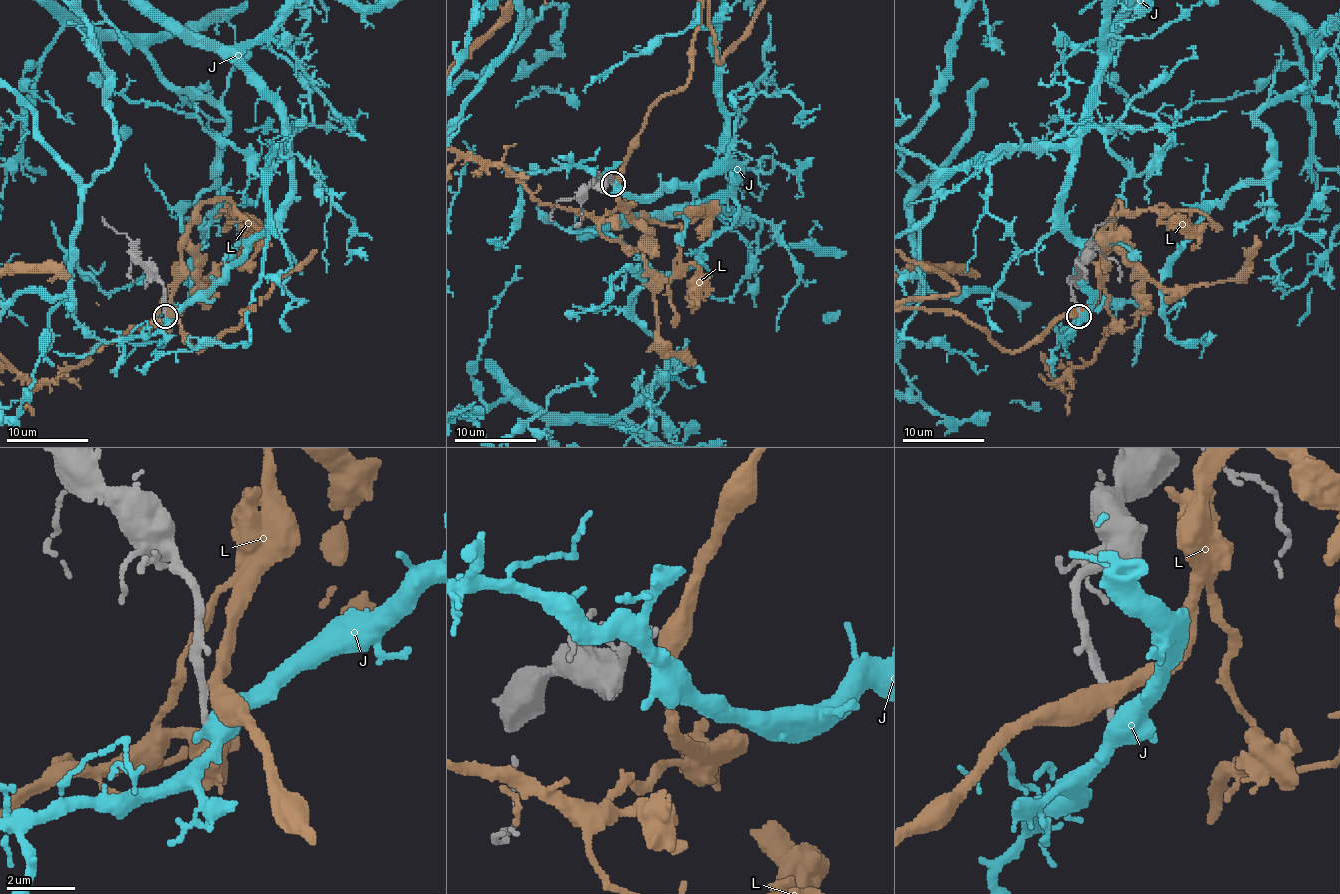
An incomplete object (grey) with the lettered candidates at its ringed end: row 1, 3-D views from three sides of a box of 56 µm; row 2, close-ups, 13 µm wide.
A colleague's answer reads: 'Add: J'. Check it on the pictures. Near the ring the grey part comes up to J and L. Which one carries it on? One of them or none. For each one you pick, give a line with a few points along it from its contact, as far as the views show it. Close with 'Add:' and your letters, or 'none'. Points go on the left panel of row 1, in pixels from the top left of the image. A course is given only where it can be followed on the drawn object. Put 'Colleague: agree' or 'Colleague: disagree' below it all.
Add: J
Colleague: agree

